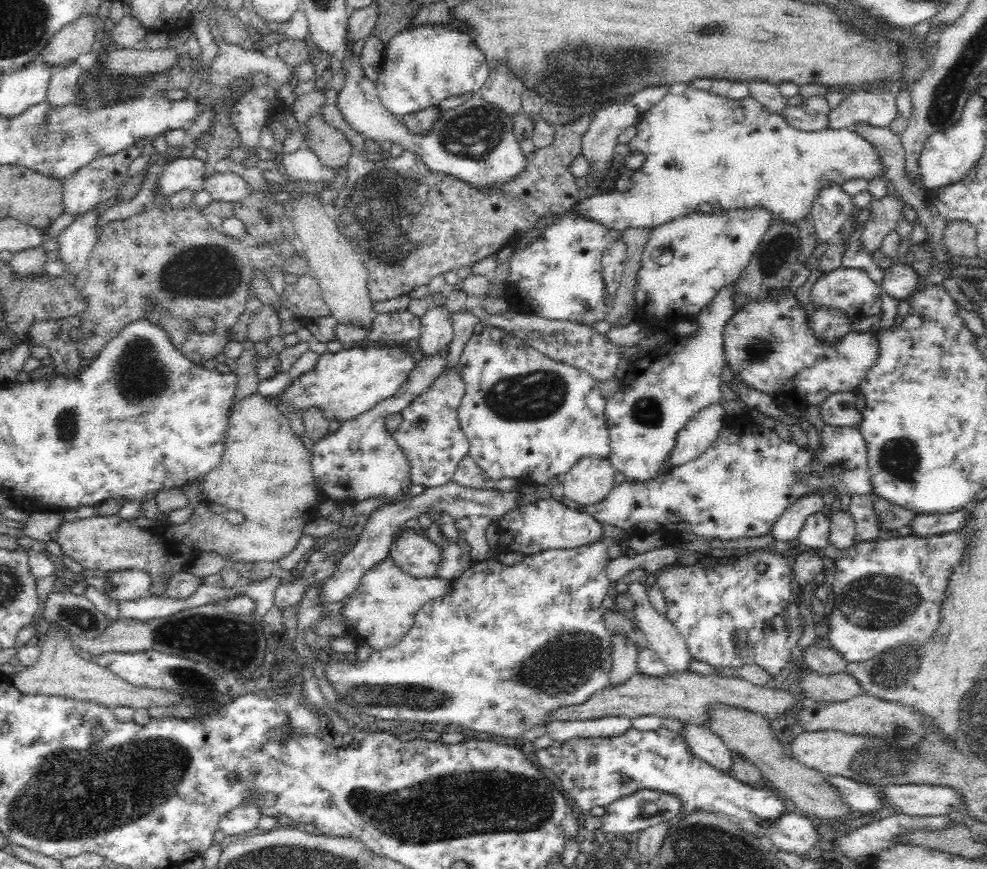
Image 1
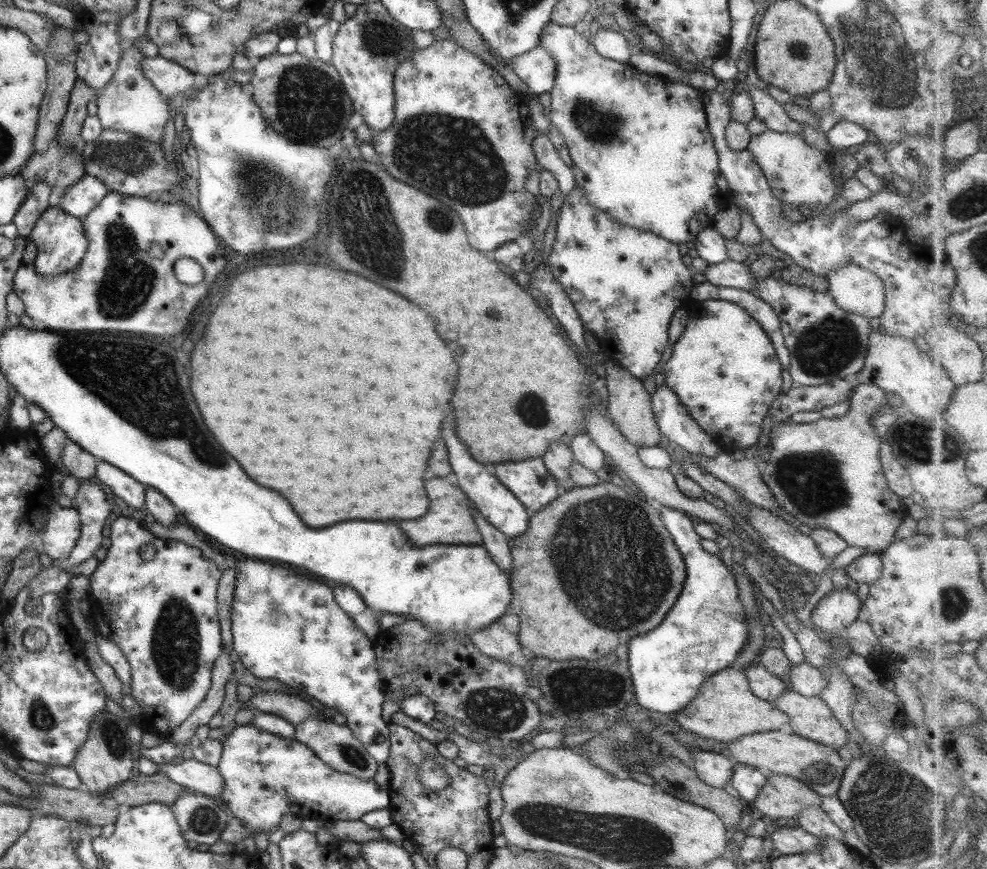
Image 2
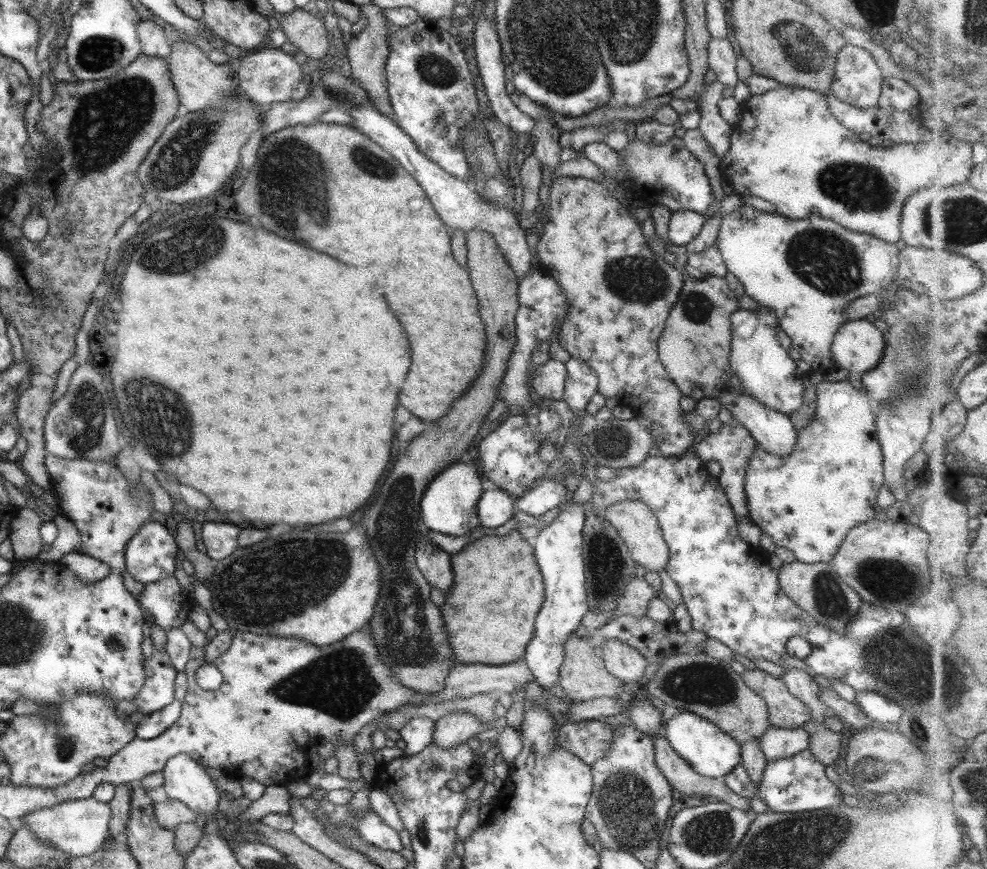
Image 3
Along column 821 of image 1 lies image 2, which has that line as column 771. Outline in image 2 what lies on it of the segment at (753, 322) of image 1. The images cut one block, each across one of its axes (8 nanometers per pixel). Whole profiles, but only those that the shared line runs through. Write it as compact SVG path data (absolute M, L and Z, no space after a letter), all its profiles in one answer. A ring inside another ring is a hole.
M704 300L699 318L687 320L684 330L673 344L671 356L662 366L664 384L677 395L679 402L701 430L724 451L747 449L757 442L761 422L769 404L781 390L781 370L772 342L759 323L743 308L724 300Z

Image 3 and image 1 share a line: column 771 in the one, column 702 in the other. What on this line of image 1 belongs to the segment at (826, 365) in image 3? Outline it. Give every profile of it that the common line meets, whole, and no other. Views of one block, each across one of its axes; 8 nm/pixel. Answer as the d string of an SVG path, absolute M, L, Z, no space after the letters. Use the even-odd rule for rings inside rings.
M761 208L752 210L714 210L711 215L694 212L688 216L676 218L668 224L651 229L636 273L633 299L637 317L634 322L647 331L672 331L681 320L696 321L702 310L714 300L714 296L725 286L734 283L748 266L750 259L769 230L773 218Z

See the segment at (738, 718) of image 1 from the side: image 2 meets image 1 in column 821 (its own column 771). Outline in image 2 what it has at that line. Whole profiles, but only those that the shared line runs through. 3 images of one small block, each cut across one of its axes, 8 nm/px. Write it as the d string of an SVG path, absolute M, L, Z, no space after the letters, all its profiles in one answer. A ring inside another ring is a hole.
M767 774L767 779L753 803L763 816L776 819L797 818L799 811L807 805L820 807L821 796L793 777Z

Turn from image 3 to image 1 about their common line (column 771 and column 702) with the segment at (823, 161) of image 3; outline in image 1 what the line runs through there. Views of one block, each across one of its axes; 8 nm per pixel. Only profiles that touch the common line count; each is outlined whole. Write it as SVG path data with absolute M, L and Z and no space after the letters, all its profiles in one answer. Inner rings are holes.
M688 85L680 94L668 91L636 122L638 135L628 145L632 152L644 156L644 164L629 174L630 189L604 194L590 189L584 192L576 206L569 209L602 223L610 230L658 228L676 218L700 213L702 204L710 204L714 210L722 211L761 208L770 213L773 220L794 225L810 215L822 188L841 186L851 179L872 180L882 175L883 164L879 154L854 129L797 130L782 115L771 113L752 97L734 101Z

